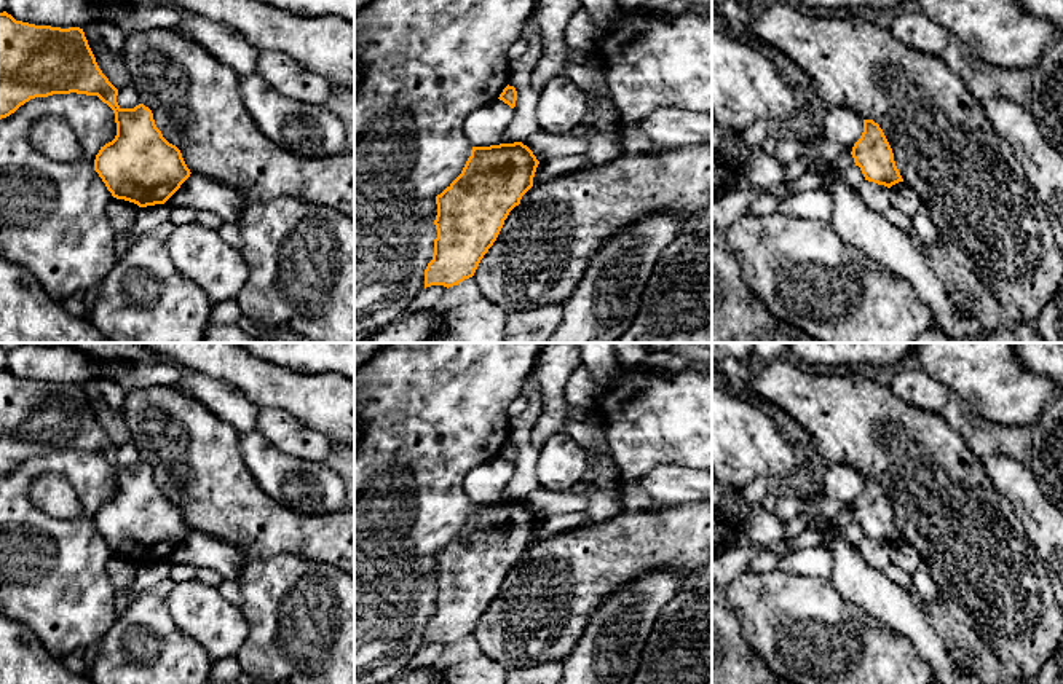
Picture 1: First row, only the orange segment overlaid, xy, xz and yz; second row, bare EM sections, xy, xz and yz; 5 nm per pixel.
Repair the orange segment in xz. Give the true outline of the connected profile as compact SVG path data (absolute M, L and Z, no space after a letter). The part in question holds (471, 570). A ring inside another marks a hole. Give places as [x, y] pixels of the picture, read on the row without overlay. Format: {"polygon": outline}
{"polygon": "M522 499L472 504L461 531L436 553L437 595L425 646L449 646L474 633L509 569L533 544L538 521Z"}

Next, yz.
{"polygon": "M863 477L863 489L854 501L851 512L865 537L887 545L903 539L895 523L892 505L883 486L873 477Z"}

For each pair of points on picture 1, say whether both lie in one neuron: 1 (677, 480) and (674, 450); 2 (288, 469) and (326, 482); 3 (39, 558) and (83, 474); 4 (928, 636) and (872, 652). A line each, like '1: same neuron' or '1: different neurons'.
1: different neurons
2: same neuron
3: same neuron
4: different neurons

